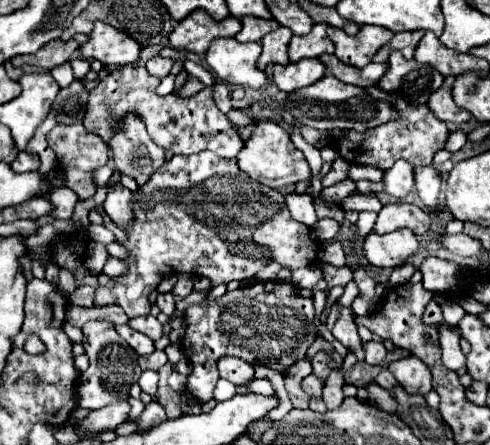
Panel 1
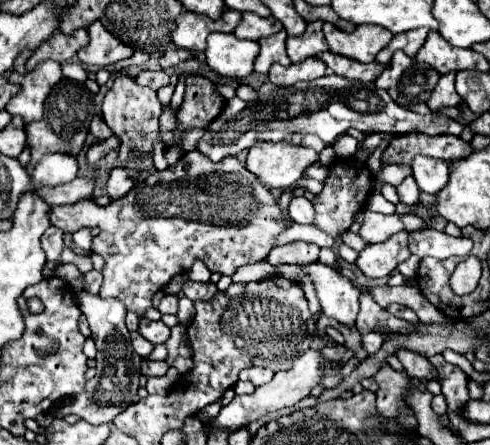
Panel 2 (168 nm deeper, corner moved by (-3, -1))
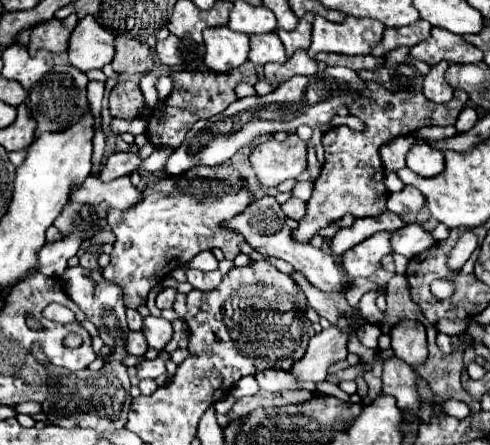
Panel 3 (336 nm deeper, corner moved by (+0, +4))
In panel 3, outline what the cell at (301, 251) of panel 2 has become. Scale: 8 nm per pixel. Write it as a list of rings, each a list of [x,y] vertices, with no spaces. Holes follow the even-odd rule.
[[[368,83],[366,111],[362,111],[362,107],[350,107],[350,113],[366,123],[366,131],[358,133],[358,131],[350,131],[346,125],[340,125],[334,127],[330,135],[322,137],[326,161],[320,177],[314,181],[314,193],[308,201],[308,211],[304,219],[298,223],[298,227],[292,231],[294,241],[310,243],[320,229],[340,221],[346,213],[354,217],[374,217],[386,211],[388,191],[382,183],[384,167],[378,155],[380,145],[384,145],[386,141],[398,135],[414,133],[424,125],[454,125],[458,113],[466,107],[466,103],[468,103],[468,95],[464,91],[456,91],[450,103],[438,105],[438,103],[430,103],[420,91],[392,93],[384,87],[378,87],[378,83]]]

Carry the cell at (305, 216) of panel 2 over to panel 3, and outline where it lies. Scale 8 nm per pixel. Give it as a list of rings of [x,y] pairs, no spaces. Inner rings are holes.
[[[290,197],[284,205],[282,205],[282,211],[286,217],[294,219],[294,221],[300,221],[304,215],[306,215],[306,203],[298,197]]]

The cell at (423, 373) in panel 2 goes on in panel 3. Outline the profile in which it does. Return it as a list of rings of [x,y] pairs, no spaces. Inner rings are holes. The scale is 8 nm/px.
[[[402,319],[390,331],[392,349],[398,359],[406,361],[408,365],[422,365],[426,363],[428,349],[426,349],[426,329],[420,321]]]

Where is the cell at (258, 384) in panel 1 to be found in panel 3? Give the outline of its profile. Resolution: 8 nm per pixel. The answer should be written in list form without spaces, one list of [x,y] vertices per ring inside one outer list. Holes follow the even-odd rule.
[[[253,376],[242,377],[231,389],[231,394],[239,399],[240,397],[254,395],[260,387]]]

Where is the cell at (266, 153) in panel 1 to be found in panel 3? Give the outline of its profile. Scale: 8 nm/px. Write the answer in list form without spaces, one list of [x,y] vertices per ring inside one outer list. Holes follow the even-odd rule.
[[[296,133],[284,141],[268,139],[252,149],[250,163],[264,187],[276,187],[286,179],[296,179],[306,169],[306,145]]]

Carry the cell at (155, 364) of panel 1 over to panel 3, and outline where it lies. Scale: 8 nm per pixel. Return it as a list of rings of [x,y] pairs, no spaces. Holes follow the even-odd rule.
[[[158,355],[156,359],[144,359],[142,363],[138,363],[138,377],[140,379],[156,379],[160,375],[166,373],[166,365],[164,365],[164,357]]]

